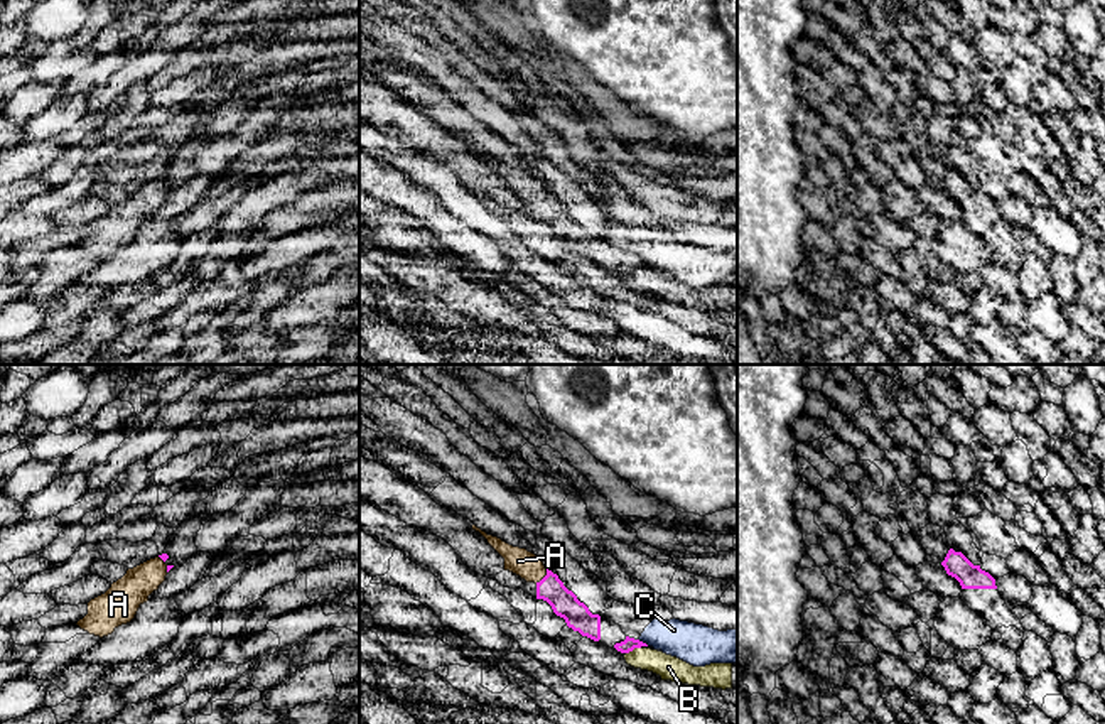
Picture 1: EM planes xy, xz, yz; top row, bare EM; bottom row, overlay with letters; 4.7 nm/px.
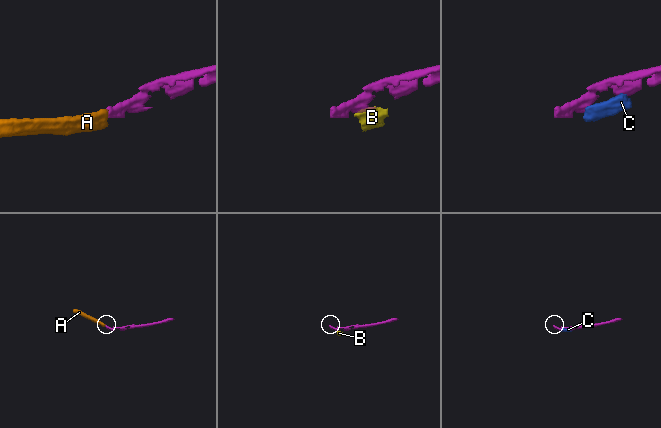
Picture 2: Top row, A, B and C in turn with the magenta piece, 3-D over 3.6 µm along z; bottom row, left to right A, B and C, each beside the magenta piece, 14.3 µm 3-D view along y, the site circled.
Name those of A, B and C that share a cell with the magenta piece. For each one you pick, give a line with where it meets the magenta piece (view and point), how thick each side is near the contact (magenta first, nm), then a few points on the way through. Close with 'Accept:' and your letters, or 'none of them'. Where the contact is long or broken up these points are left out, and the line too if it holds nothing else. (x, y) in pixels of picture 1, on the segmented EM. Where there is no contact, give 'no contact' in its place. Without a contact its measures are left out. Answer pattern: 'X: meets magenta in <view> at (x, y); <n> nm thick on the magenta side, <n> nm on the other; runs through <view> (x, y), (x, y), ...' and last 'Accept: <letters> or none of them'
A: meets magenta in xz at (545, 576); 130 nm thick on the magenta side, 130 nm on the other; runs through xz (564, 603), (549, 586), (545, 576), (518, 561)
Accept: A

